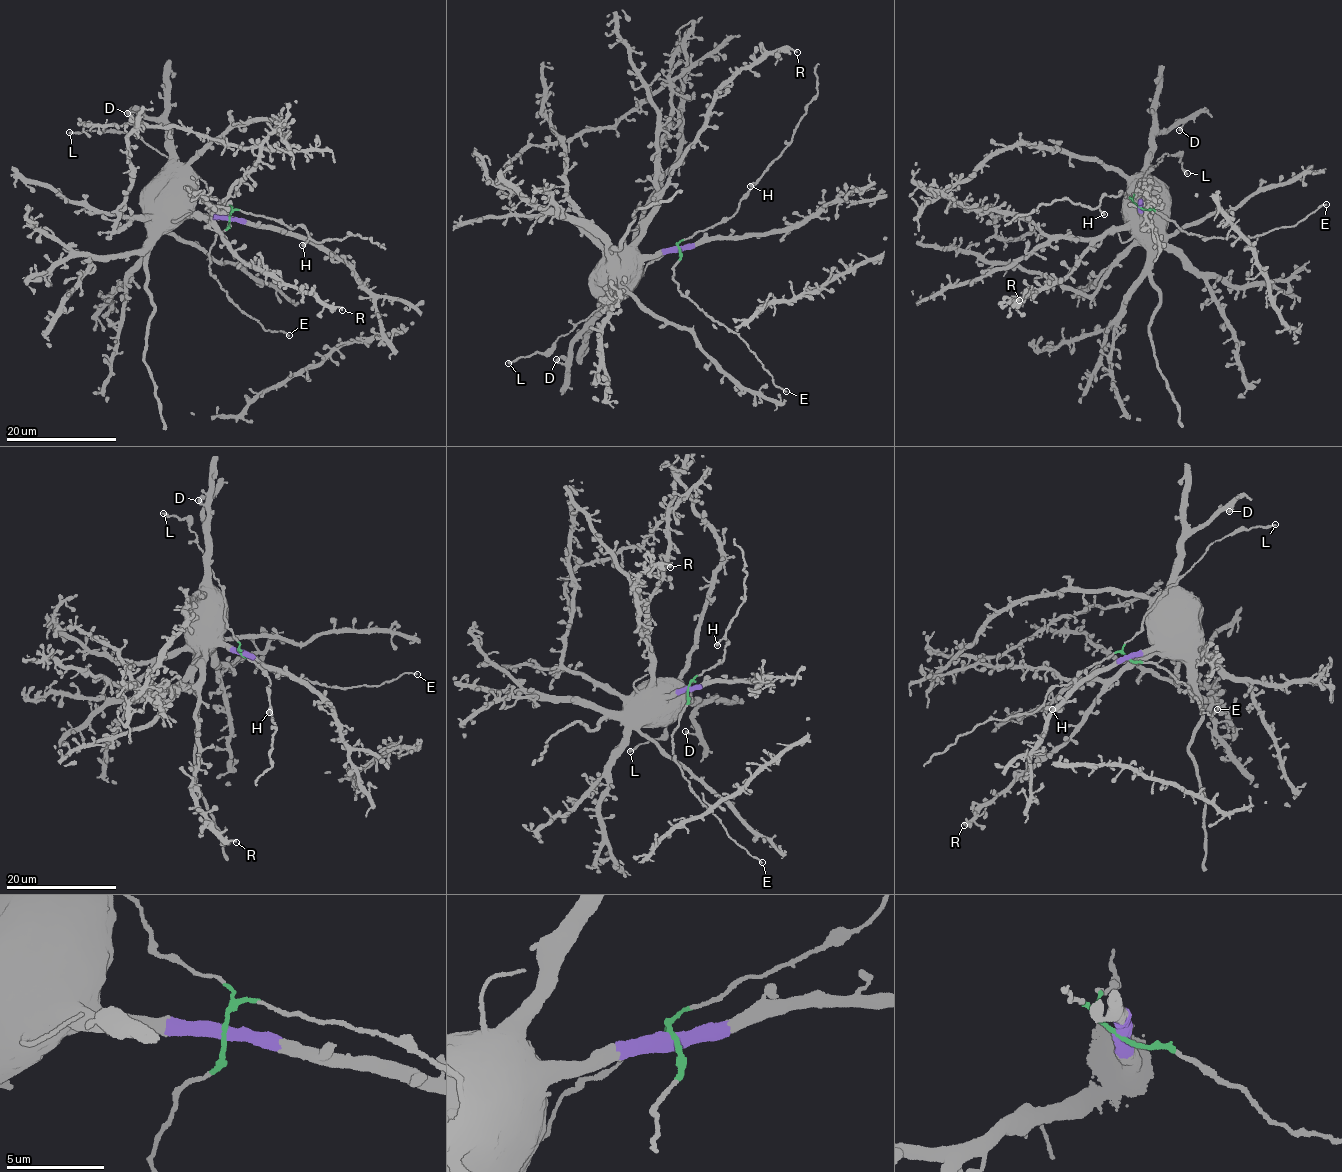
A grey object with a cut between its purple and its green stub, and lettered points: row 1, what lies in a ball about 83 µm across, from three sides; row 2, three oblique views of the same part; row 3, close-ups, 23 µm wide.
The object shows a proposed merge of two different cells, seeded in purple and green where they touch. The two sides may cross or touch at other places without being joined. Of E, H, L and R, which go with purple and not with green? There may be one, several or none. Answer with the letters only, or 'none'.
R

